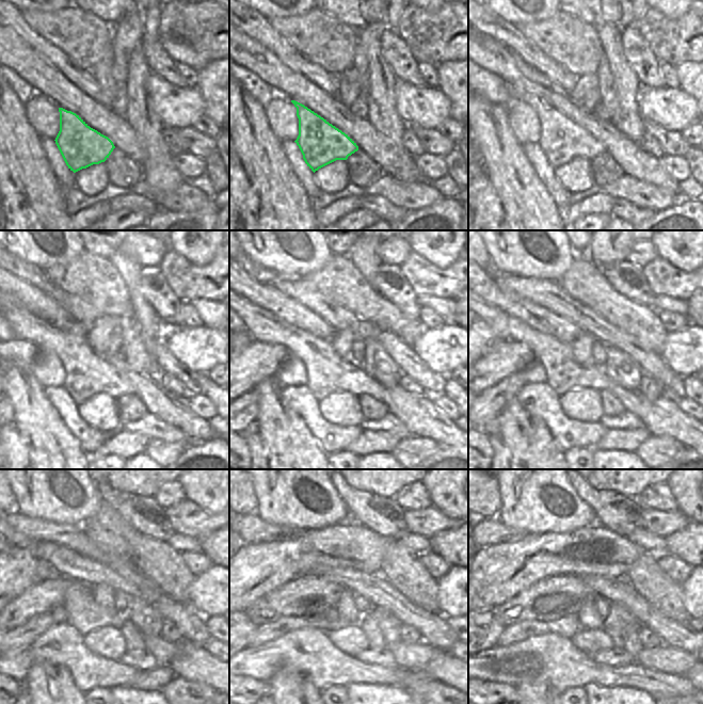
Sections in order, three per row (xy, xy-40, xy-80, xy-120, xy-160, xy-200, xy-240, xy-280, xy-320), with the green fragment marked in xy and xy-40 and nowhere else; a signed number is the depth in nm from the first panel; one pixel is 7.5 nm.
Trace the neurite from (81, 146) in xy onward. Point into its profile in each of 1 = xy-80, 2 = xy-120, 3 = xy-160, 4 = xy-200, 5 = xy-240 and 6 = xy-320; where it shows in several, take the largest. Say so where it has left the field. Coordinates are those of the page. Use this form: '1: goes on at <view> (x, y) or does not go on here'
1: goes on at xy-80 (561, 140)
2: goes on at xy-120 (88, 373)
3: goes on at xy-160 (326, 372)
4: goes on at xy-200 (563, 373)
5: goes on at xy-240 (84, 614)
6: goes on at xy-320 (664, 658)

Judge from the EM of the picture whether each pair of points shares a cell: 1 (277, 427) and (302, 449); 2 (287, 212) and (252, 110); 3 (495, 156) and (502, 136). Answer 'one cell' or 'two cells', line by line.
1: one cell
2: one cell
3: one cell

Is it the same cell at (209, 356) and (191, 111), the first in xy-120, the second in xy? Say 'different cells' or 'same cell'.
same cell

